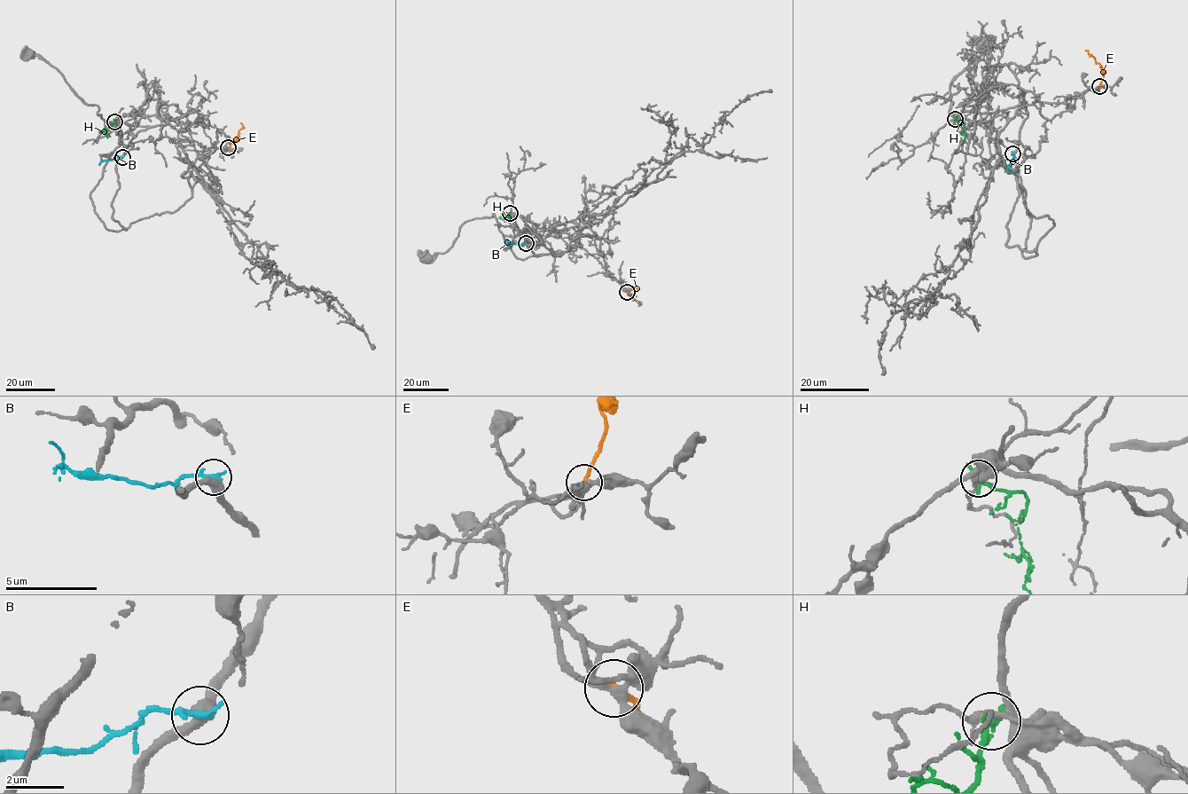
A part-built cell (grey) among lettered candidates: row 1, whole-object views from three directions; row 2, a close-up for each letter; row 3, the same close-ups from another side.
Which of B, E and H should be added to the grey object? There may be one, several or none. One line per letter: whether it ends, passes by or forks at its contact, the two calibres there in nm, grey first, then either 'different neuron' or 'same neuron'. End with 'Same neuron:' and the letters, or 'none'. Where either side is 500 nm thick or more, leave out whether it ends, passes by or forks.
B: it ends there; 440 nm thick on the grey side, 280 nm on the other; different neuron
E: it ends there; 300 nm thick on the grey side, 200 nm on the other; same neuron
H: it ends there; 220 nm thick on the grey side, 280 nm on the other; different neuron
Same neuron: E

